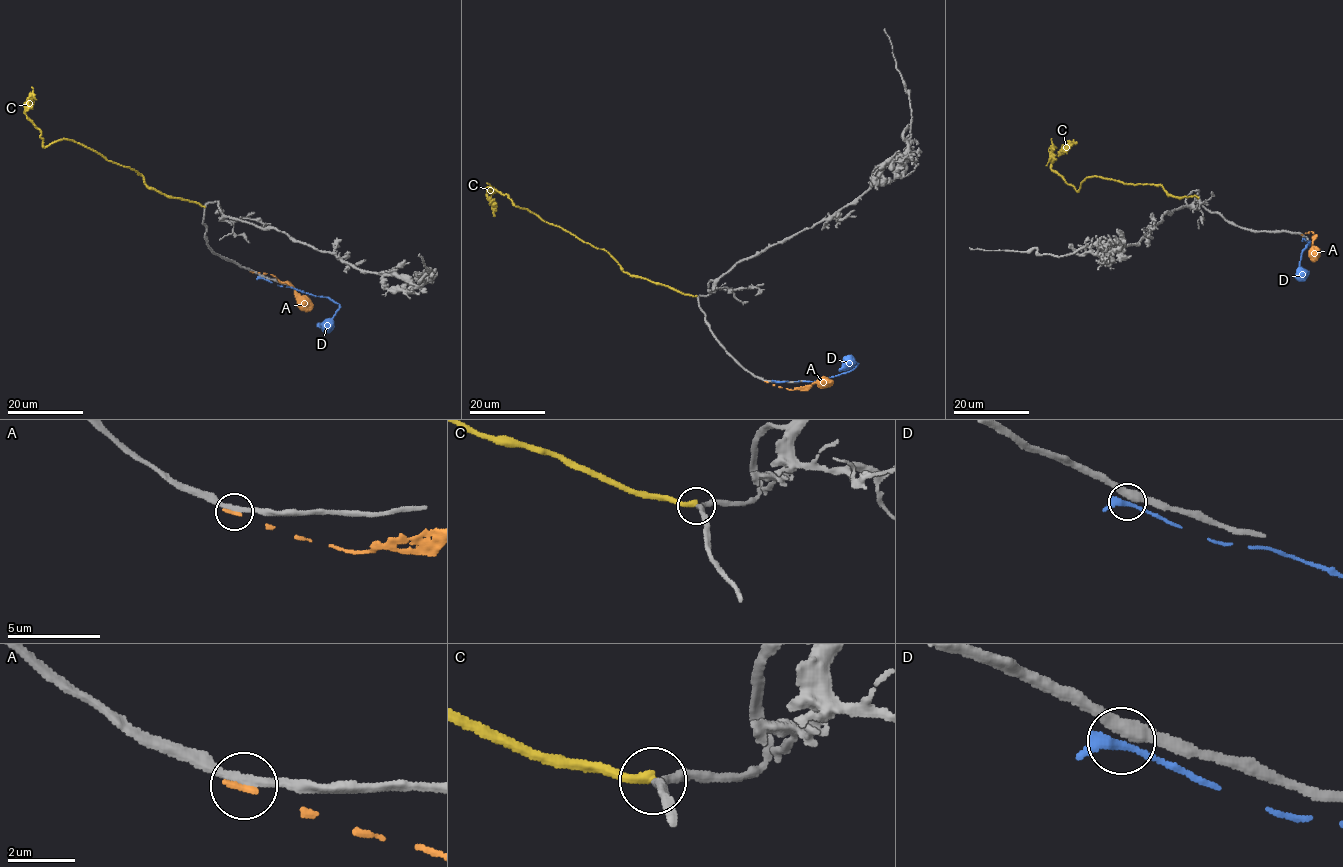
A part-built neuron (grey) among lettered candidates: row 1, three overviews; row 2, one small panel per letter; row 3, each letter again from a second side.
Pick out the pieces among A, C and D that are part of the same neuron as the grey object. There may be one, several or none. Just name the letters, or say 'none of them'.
none of them

